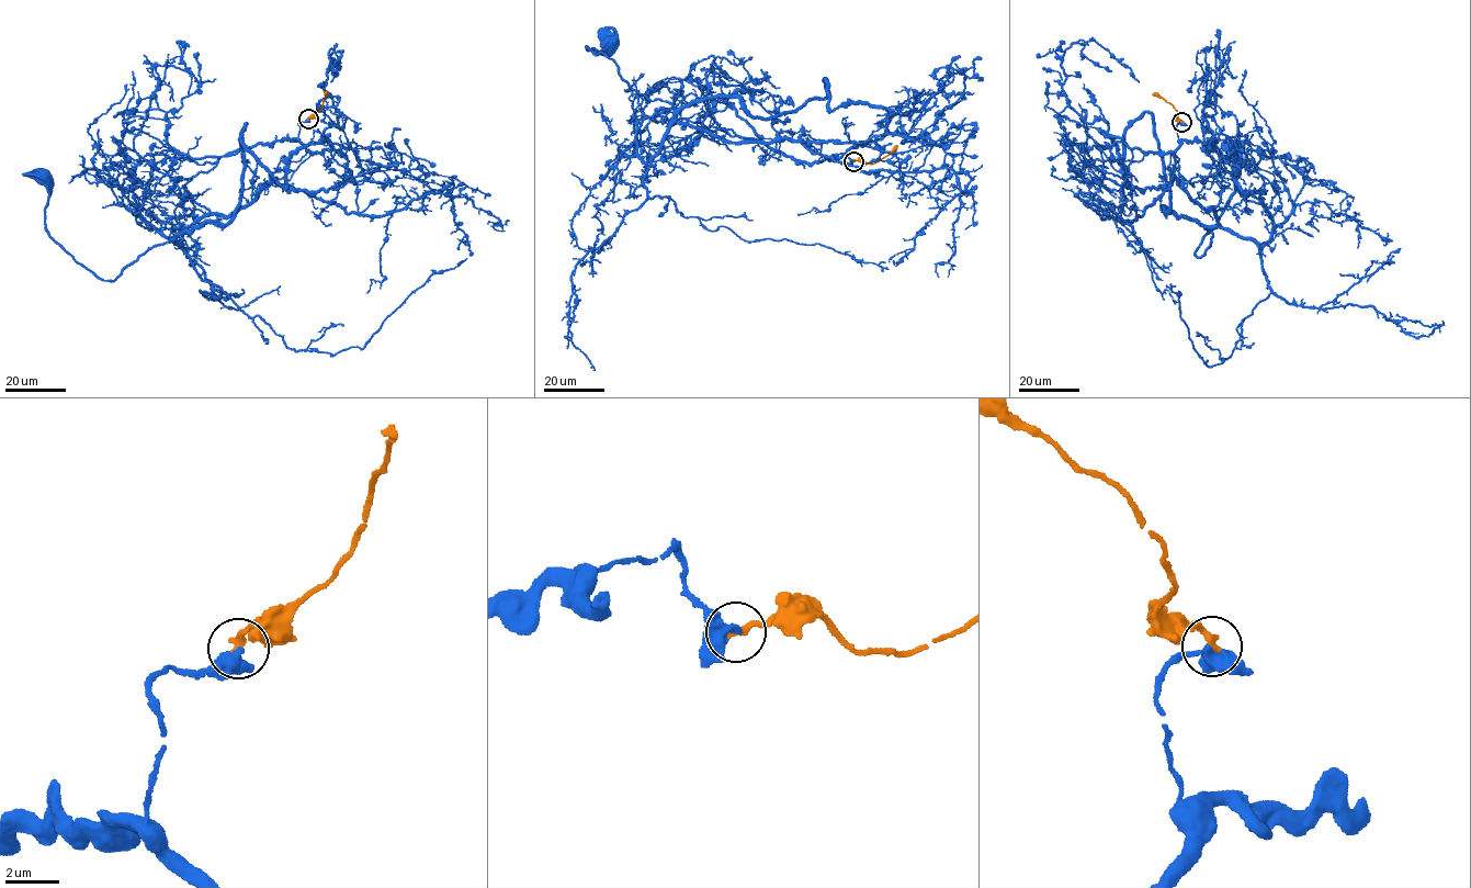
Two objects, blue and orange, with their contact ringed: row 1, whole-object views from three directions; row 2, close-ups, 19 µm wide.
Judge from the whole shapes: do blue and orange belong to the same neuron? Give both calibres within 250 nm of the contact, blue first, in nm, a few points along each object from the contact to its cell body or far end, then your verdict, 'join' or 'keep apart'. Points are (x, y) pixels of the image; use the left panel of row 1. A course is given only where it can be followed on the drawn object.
420 nm thick on the blue side, 280 nm on the other; blue runs (308, 119), (306, 154), (284, 175), (110, 281), (49, 235), (44, 178); orange runs (308, 119), (319, 111), (325, 92); join

